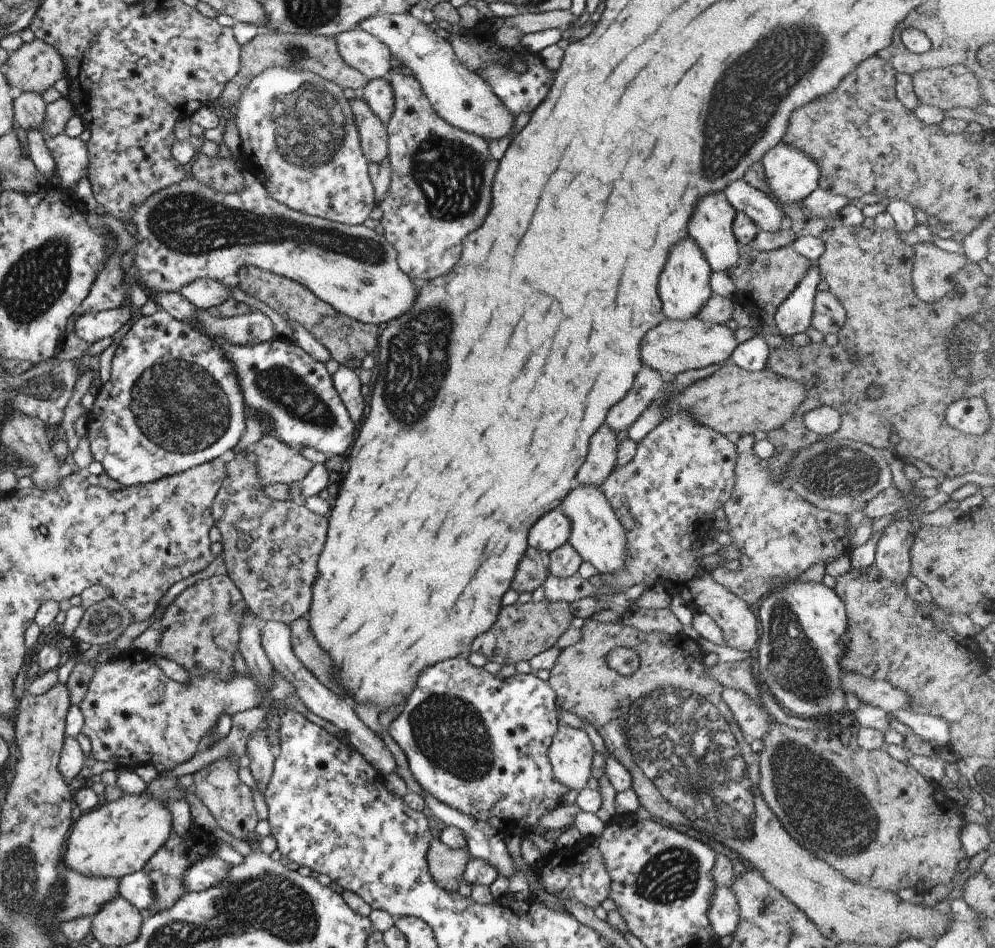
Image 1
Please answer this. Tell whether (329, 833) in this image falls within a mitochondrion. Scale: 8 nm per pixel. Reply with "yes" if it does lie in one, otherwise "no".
no

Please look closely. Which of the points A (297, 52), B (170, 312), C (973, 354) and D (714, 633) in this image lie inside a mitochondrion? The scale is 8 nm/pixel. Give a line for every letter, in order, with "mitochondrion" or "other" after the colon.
A: mitochondrion
B: other
C: mitochondrion
D: other

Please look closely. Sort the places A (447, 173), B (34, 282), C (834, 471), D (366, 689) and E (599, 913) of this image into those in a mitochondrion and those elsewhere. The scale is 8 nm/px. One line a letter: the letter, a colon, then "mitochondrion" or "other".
A: mitochondrion
B: mitochondrion
C: mitochondrion
D: other
E: other

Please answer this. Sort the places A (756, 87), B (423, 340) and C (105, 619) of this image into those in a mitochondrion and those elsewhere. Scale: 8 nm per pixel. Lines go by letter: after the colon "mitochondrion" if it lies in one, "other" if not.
A: mitochondrion
B: mitochondrion
C: mitochondrion

